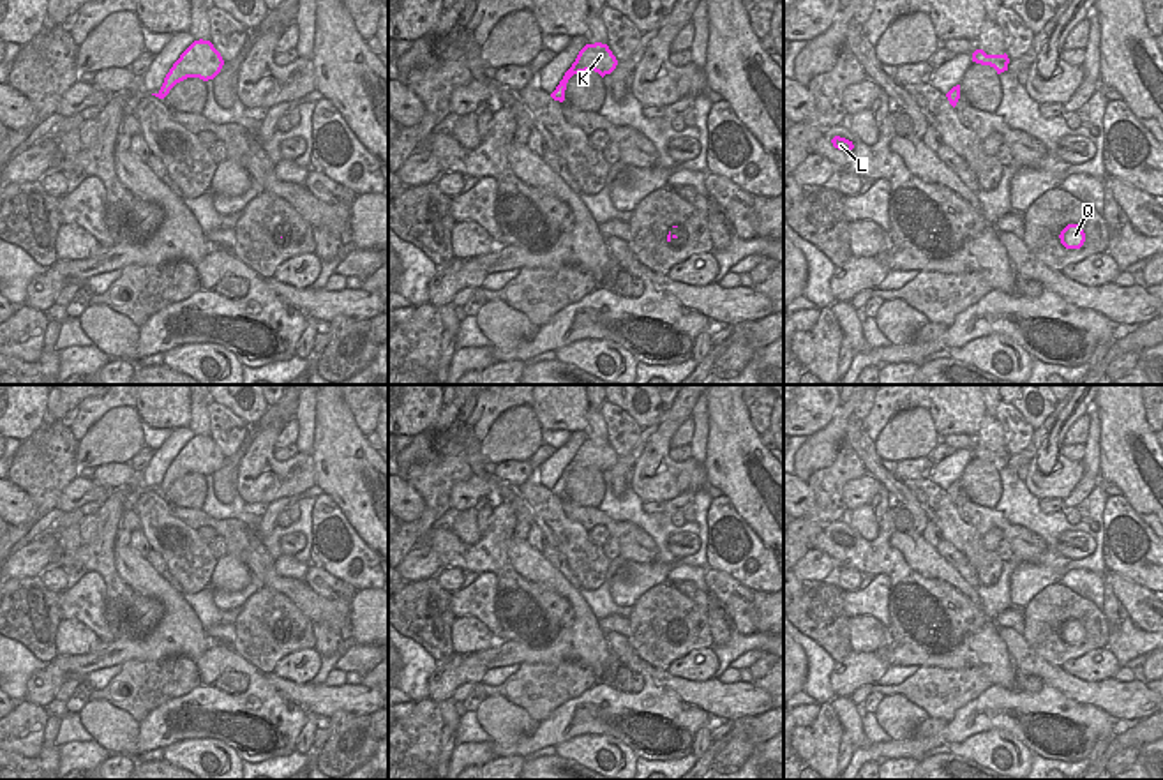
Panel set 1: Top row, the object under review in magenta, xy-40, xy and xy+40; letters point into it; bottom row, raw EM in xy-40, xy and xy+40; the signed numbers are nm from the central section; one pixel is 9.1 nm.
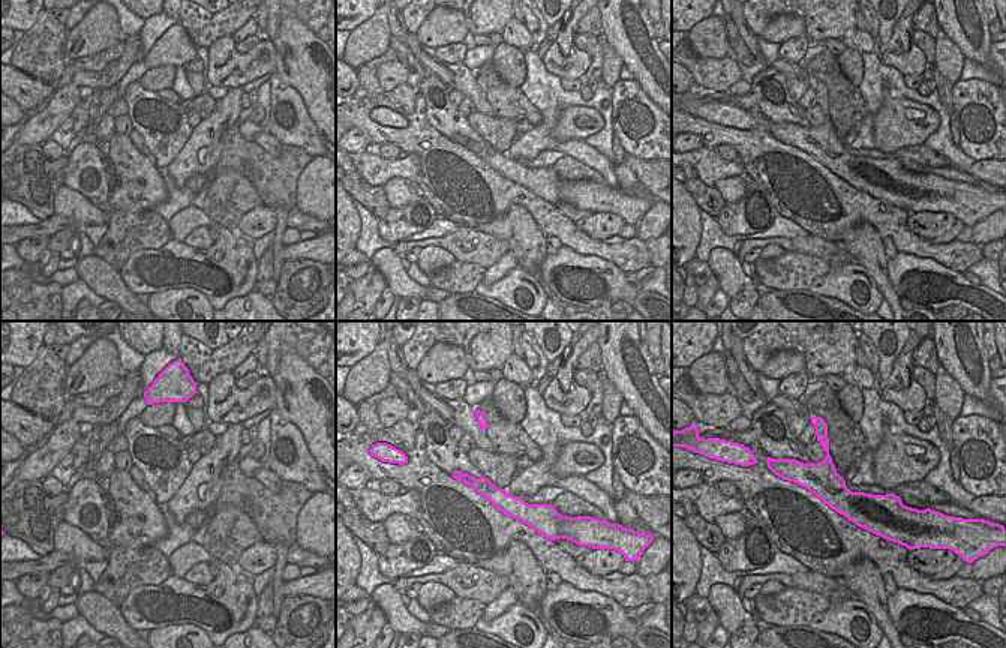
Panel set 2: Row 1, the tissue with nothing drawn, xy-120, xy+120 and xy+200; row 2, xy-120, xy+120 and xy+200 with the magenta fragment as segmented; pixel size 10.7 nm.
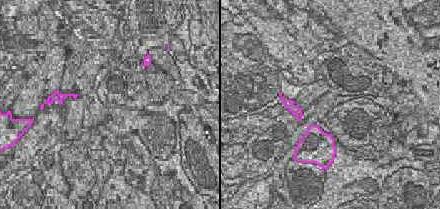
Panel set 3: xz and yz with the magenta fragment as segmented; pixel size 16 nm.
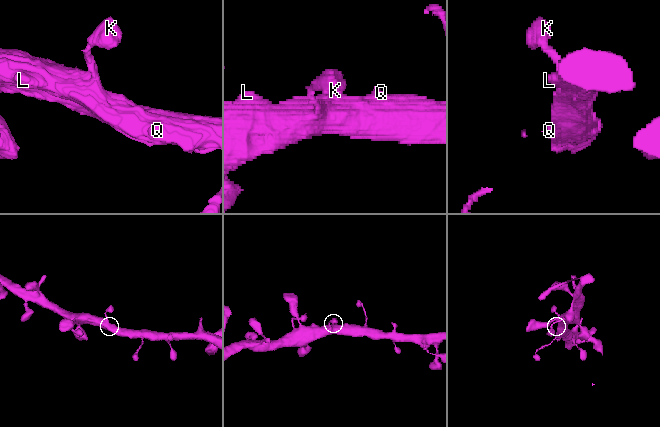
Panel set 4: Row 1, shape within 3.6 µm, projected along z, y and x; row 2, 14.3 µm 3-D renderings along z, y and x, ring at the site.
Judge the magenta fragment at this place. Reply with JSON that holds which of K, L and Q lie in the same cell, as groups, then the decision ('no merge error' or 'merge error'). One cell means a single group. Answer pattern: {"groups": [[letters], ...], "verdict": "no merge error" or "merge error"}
{"groups": [["K", "L", "Q"]], "verdict": "no merge error"}

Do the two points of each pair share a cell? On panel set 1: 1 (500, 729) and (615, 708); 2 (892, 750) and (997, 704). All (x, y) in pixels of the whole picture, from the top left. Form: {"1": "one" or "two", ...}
{"1": "two", "2": "one"}

